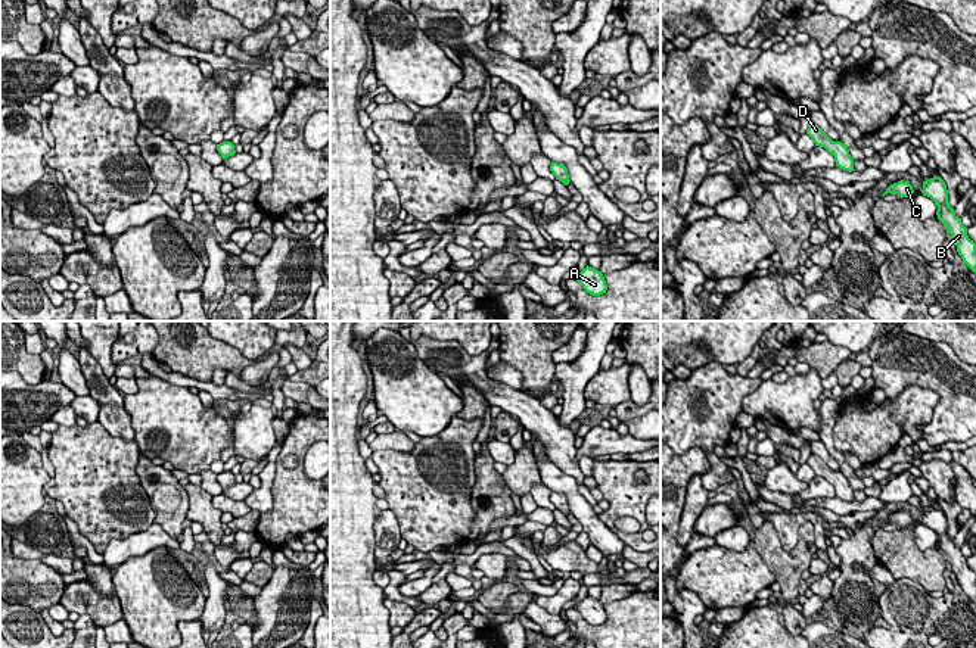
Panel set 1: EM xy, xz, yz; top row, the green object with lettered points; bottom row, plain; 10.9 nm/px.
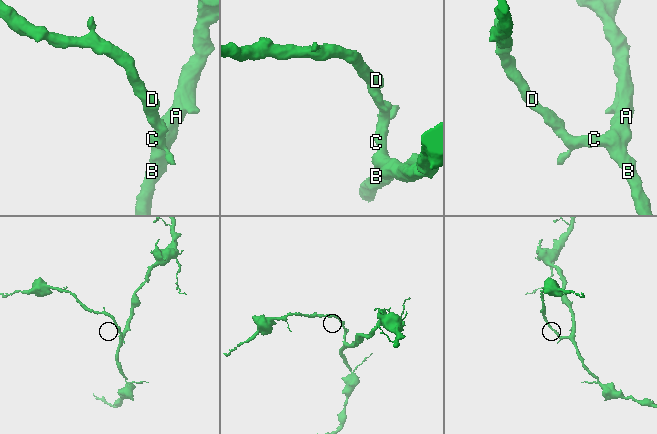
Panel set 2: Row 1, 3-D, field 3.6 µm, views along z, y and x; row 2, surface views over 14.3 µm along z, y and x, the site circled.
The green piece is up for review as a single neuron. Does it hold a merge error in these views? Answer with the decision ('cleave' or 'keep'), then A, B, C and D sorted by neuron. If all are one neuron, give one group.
keep | A B C D

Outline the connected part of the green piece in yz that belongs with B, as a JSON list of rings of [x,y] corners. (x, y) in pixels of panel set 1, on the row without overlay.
[[[941,507],[923,511],[923,526],[930,527],[938,536],[938,549],[944,552],[947,563],[951,564],[957,582],[963,592],[976,602],[976,573],[969,568],[967,558],[963,555],[954,539],[948,533],[947,514]]]

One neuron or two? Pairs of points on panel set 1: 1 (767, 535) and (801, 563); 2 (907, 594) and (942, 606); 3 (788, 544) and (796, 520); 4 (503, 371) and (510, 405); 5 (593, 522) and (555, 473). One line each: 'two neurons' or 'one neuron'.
1: one neuron
2: one neuron
3: one neuron
4: two neurons
5: one neuron

